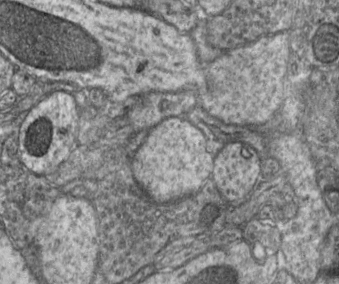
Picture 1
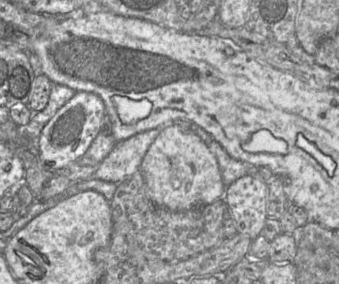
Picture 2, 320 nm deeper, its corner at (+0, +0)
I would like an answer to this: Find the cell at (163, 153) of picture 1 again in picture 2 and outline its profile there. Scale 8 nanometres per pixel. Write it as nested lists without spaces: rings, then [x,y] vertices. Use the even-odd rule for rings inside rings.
[[[174,124],[161,128],[142,160],[140,171],[150,200],[173,212],[187,211],[223,198],[224,182],[215,155],[199,136]]]

